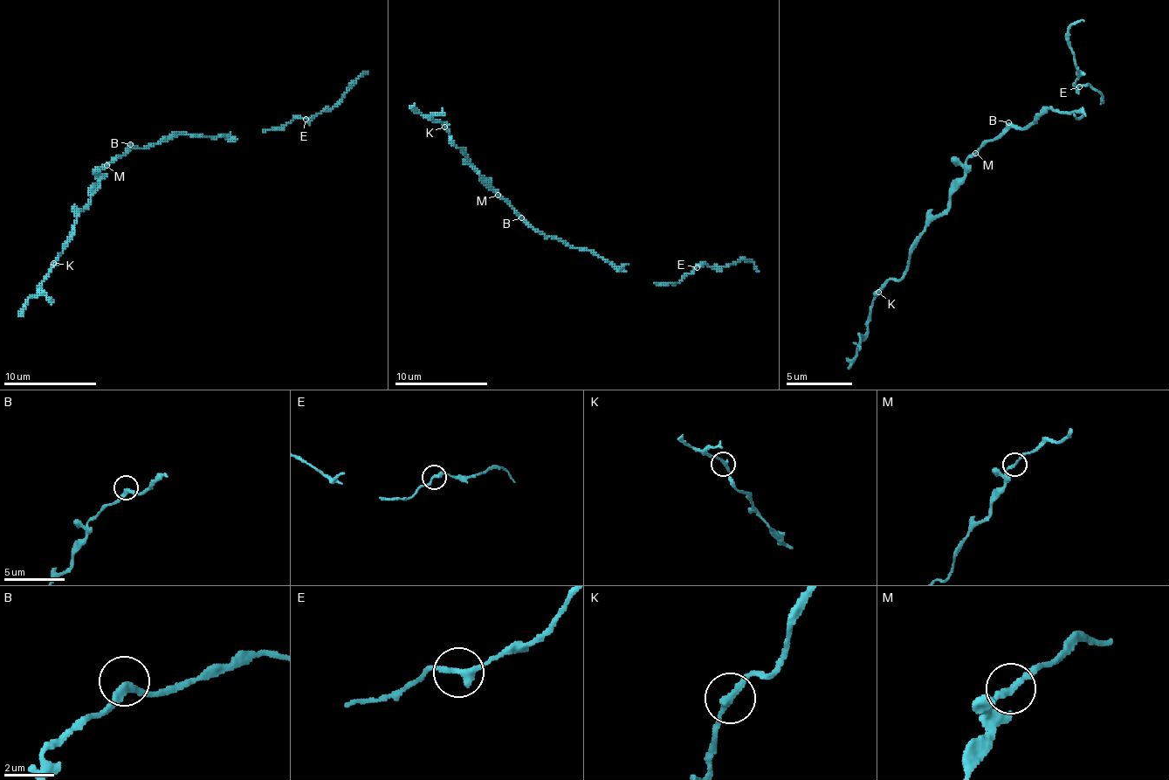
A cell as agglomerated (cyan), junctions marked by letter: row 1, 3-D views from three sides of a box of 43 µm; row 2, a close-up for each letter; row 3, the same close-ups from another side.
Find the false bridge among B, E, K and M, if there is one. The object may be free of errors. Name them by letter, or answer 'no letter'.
no letter

